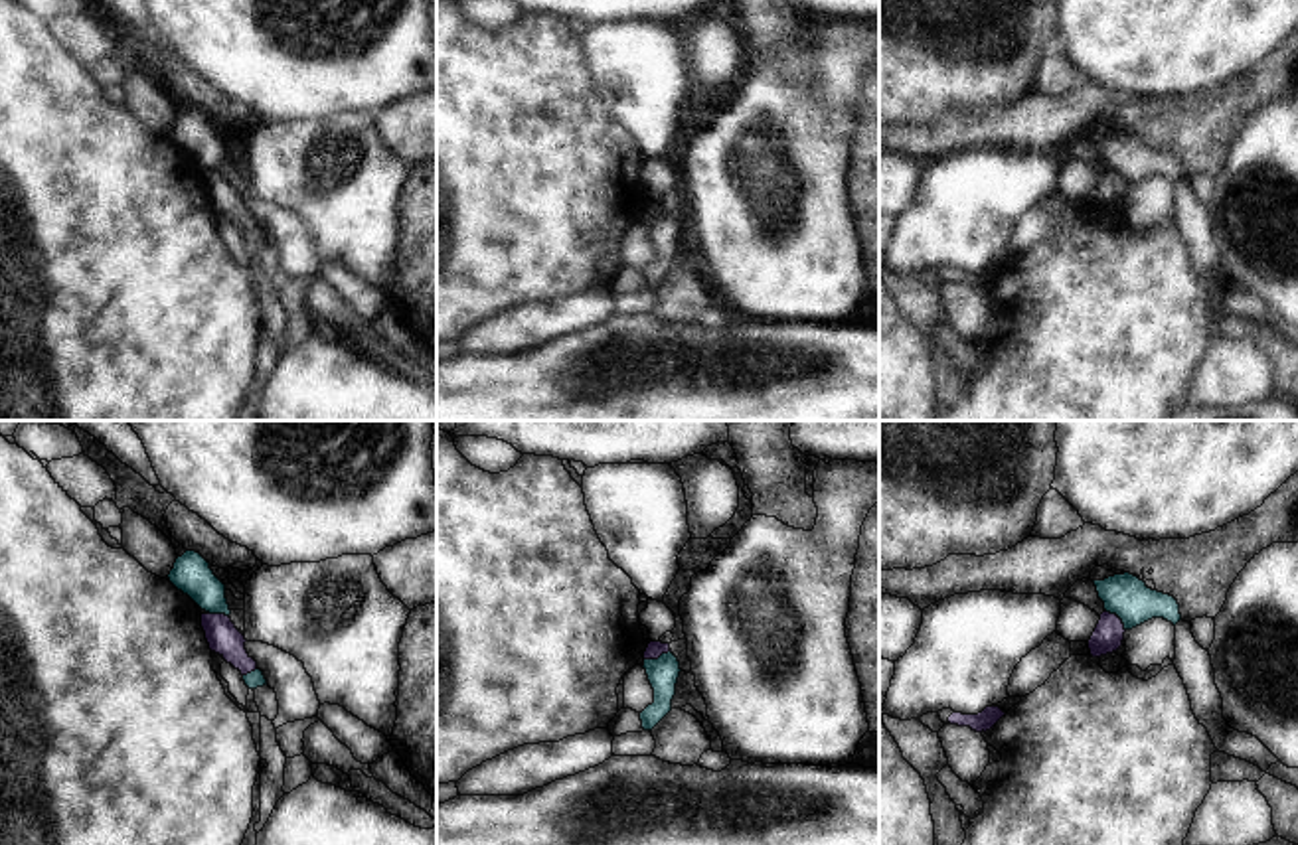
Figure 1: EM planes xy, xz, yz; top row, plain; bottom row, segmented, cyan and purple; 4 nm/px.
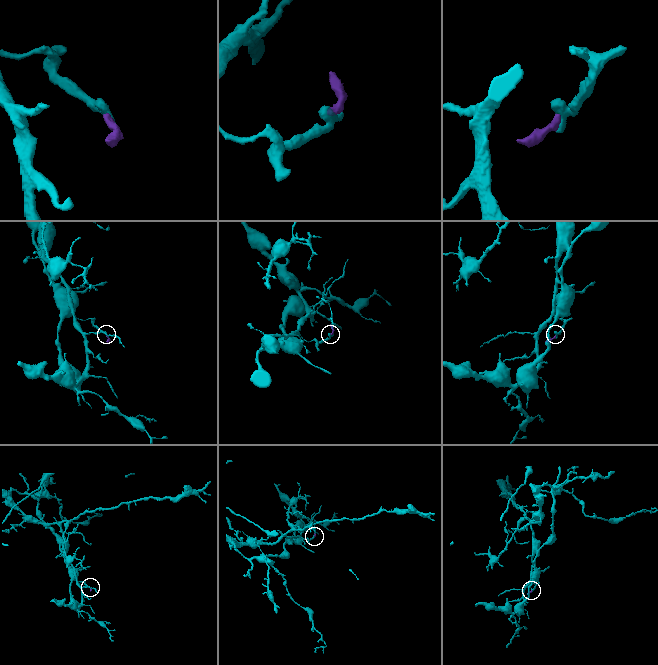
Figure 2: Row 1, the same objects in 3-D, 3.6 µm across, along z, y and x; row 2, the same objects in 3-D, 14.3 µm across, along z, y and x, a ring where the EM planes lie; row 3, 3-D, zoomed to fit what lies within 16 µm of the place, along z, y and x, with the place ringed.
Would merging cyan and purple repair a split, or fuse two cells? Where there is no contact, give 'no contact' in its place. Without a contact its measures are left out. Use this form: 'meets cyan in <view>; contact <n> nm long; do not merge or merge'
meets cyan in xz; contact 120 nm long; do not merge

